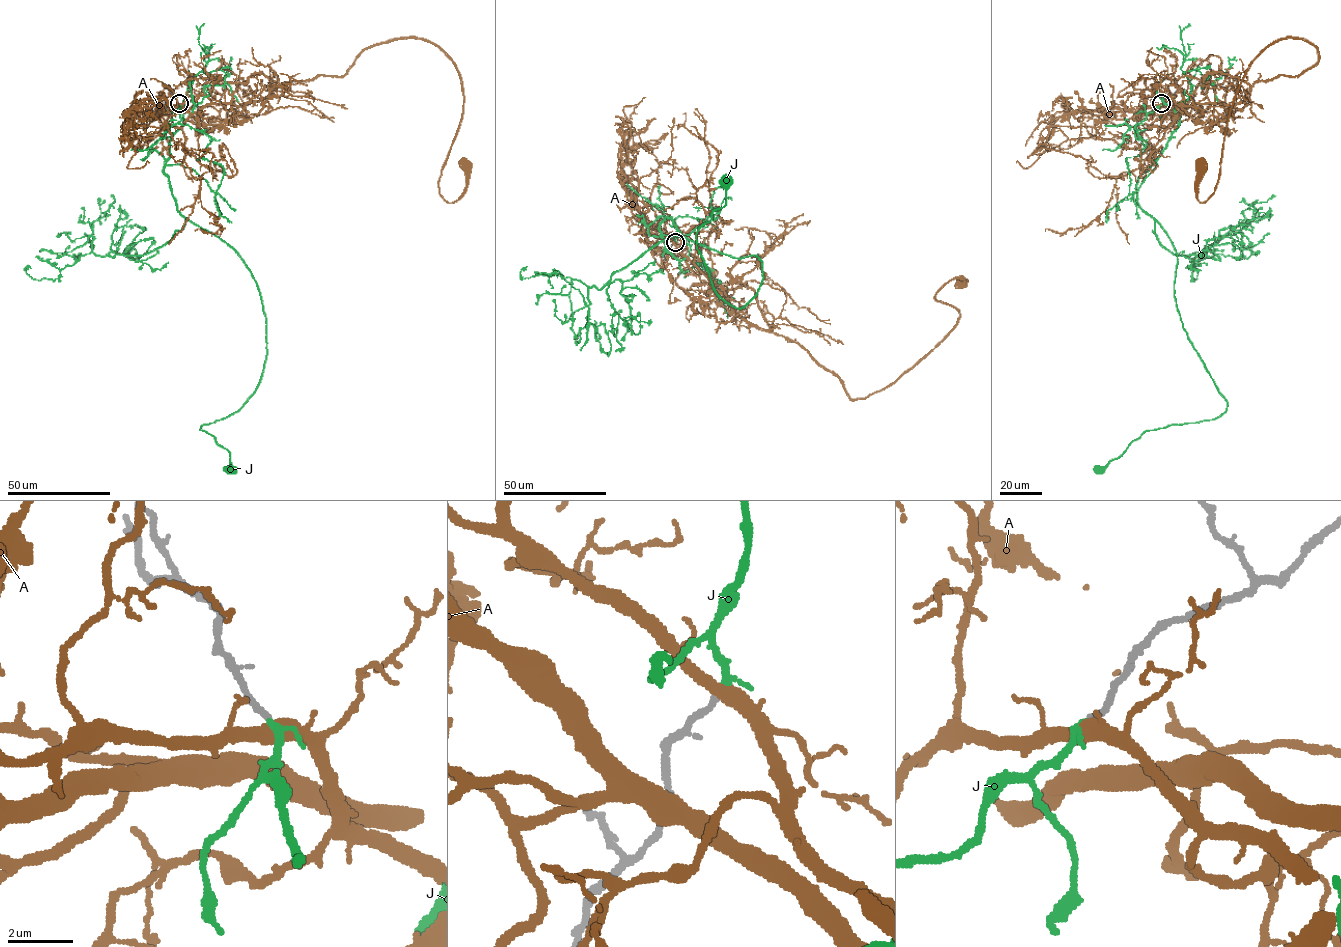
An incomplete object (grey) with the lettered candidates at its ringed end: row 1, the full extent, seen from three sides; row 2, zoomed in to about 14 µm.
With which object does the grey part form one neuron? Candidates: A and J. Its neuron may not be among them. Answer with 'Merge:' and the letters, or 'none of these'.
Merge: J

